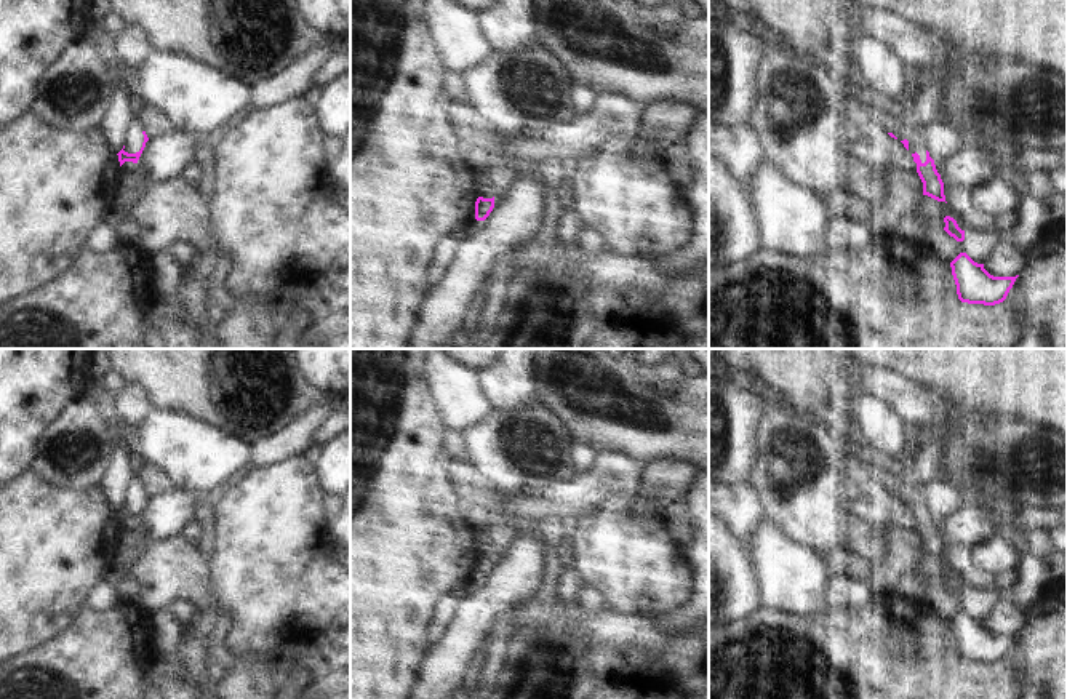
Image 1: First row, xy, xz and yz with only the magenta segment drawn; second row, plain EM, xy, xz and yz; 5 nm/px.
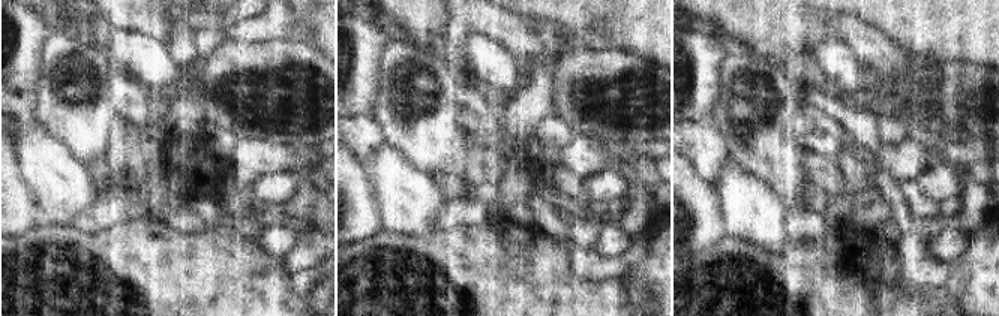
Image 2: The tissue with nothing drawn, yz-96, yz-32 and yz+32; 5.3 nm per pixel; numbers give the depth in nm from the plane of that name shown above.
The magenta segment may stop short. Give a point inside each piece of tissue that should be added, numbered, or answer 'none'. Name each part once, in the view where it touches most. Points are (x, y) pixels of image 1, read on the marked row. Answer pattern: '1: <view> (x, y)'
1: xy (135, 138)

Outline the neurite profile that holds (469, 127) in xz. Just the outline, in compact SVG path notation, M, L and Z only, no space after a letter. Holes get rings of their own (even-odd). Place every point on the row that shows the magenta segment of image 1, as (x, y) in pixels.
M451 101L446 107L448 122L454 136L467 147L482 147L486 152L502 149L506 139L517 131L496 126L482 117L469 102Z

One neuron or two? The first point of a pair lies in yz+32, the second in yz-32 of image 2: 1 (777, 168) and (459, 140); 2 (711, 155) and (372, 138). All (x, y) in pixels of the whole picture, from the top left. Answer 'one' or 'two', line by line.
1: two
2: one

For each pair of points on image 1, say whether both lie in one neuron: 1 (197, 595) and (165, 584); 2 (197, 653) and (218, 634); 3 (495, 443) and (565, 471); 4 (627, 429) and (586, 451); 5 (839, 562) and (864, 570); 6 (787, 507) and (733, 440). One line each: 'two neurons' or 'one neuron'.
1: one neuron
2: two neurons
3: one neuron
4: two neurons
5: one neuron
6: two neurons

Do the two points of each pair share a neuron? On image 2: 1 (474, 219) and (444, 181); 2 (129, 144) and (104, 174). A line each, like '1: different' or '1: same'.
1: different
2: different

